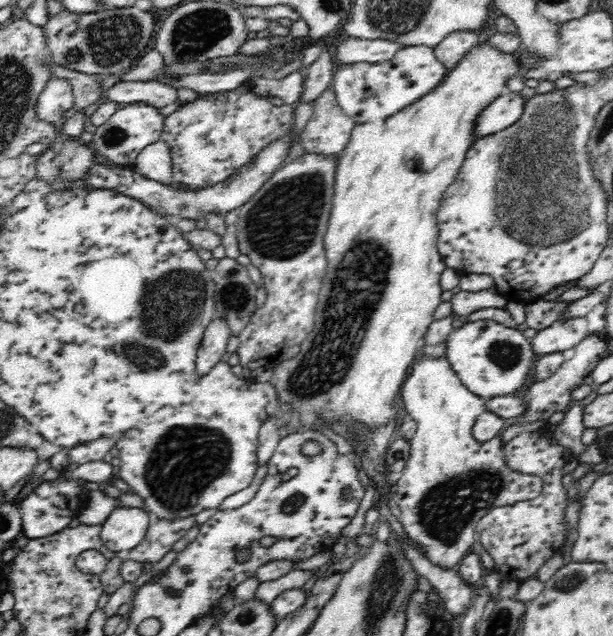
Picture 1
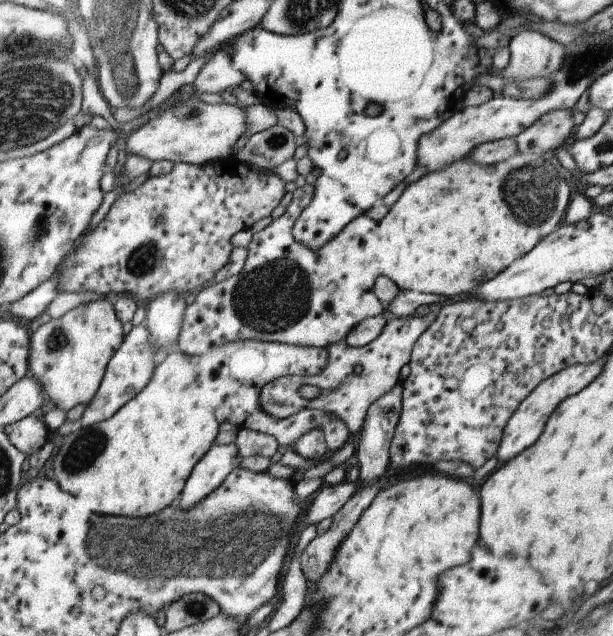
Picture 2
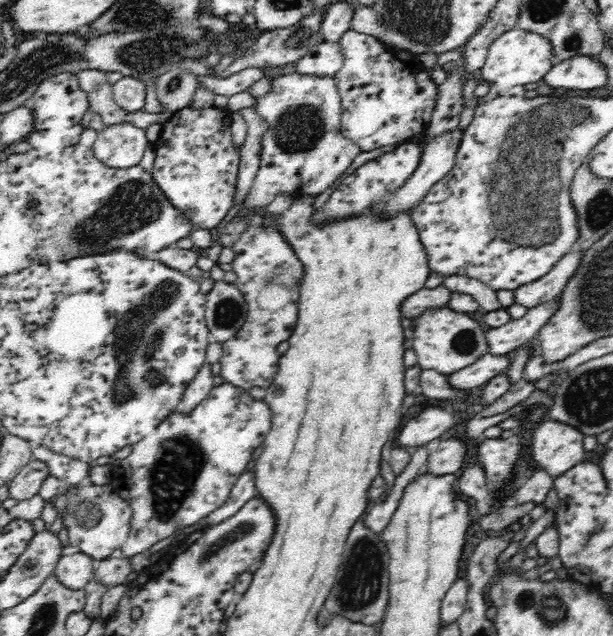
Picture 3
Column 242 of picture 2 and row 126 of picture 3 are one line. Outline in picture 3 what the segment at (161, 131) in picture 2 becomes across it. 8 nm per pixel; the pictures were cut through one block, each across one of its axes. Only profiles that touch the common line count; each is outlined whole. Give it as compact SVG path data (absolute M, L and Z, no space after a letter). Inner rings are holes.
M132 122L106 126L93 143L94 155L112 168L130 168L140 164L148 146L144 128Z

